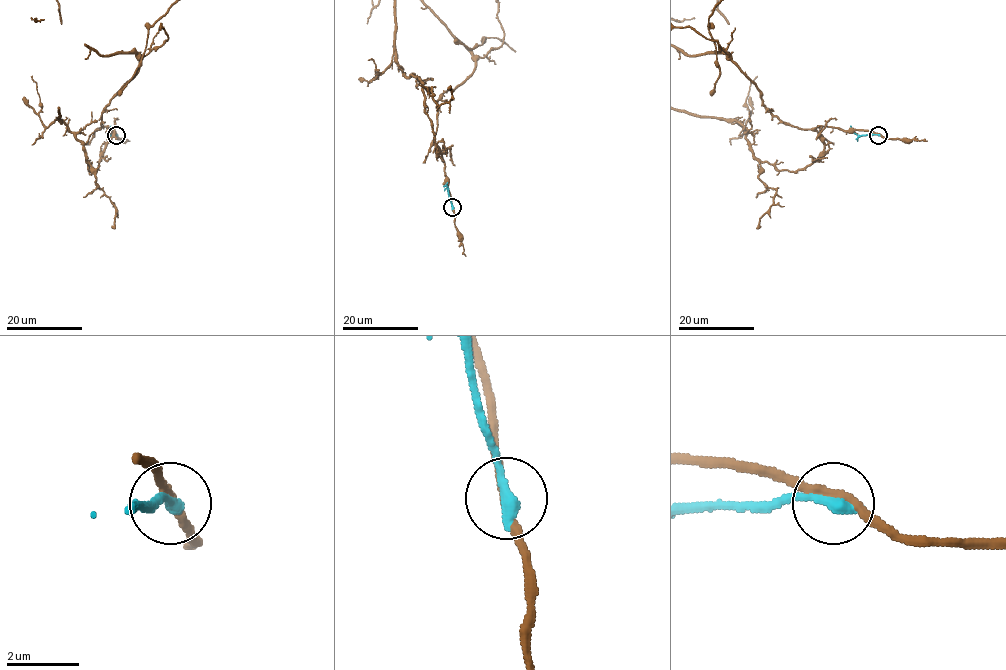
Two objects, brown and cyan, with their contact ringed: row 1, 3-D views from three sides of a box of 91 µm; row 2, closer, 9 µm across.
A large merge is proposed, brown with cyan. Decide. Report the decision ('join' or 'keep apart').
keep apart

